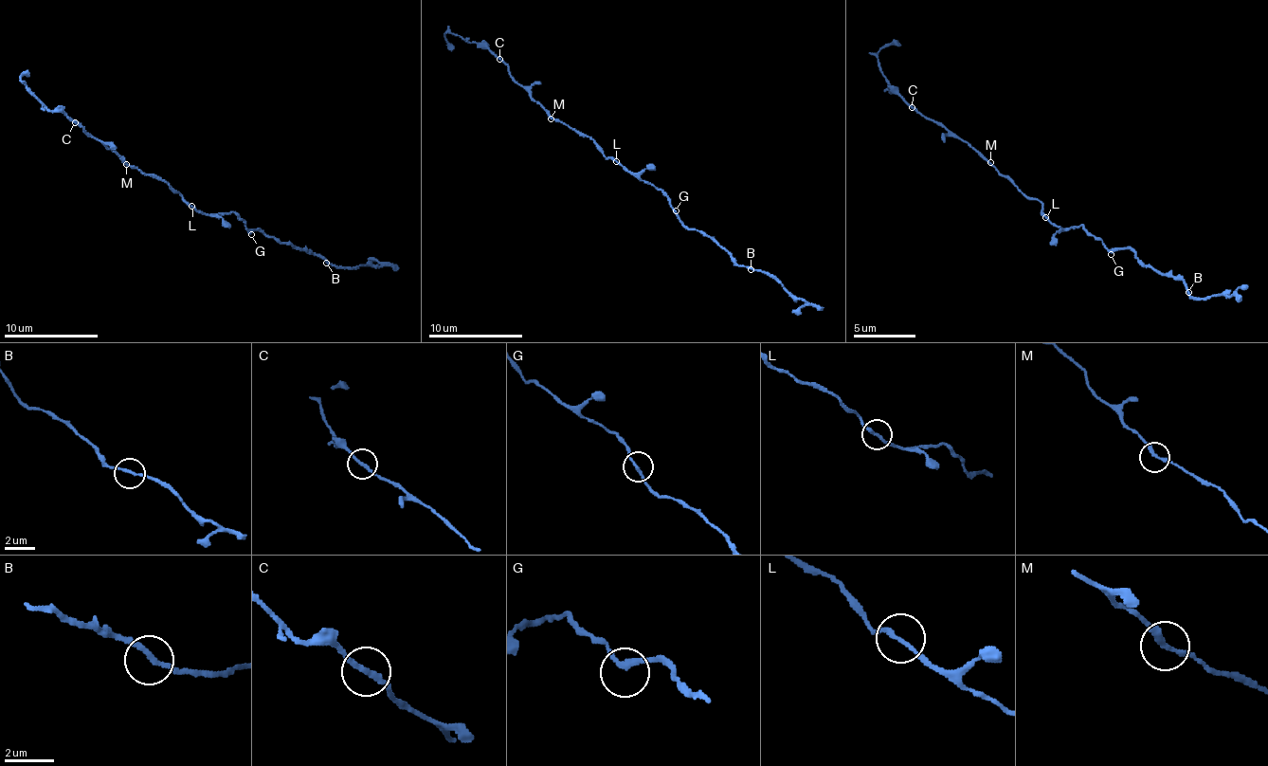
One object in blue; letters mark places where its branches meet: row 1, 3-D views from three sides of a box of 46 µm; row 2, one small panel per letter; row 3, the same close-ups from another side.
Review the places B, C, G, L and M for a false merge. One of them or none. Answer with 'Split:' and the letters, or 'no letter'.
Split: C

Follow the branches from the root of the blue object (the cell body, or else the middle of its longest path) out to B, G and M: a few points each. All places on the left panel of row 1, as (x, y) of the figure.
B: (191, 206), (204, 213), (234, 213), (248, 229), (261, 229), (274, 239), (291, 242), (326, 263)
G: (191, 206), (204, 213), (234, 213), (251, 234)
M: (191, 206), (164, 180), (152, 178), (126, 164)

